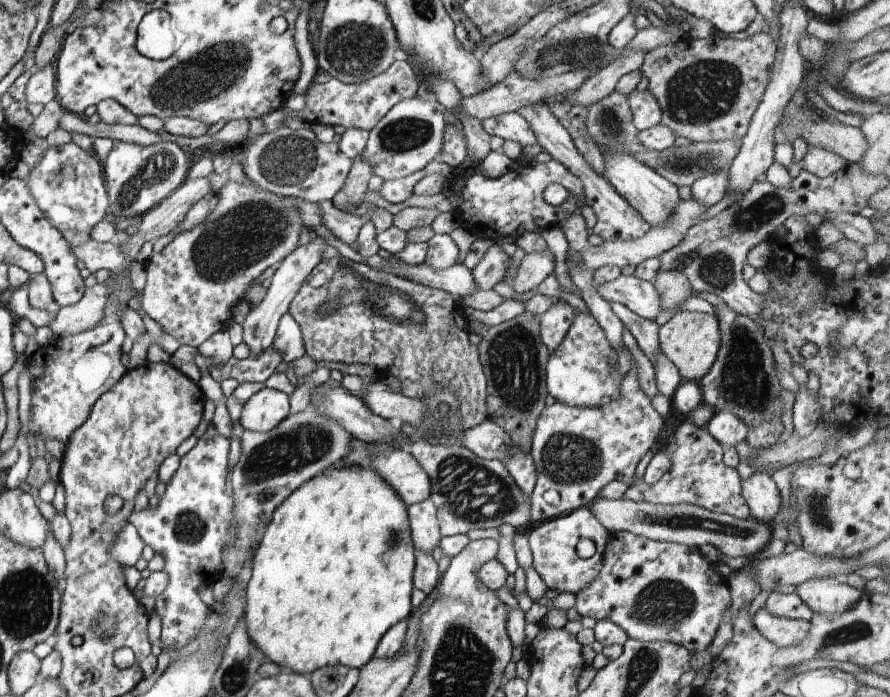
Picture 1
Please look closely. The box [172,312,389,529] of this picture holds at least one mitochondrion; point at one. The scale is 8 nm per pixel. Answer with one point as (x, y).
(295, 449)

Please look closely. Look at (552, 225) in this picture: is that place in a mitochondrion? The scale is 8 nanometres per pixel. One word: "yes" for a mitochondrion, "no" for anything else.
no

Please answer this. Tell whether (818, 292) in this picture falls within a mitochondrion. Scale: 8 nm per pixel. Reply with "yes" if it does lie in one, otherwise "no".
no

